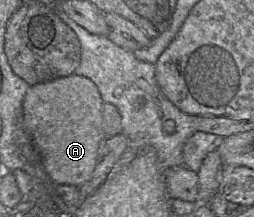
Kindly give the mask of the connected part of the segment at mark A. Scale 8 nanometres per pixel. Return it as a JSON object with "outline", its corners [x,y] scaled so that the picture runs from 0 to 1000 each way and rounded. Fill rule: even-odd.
{"outline":[[[280,341],[114,406],[87,475],[87,581],[122,627],[150,691],[173,788],[220,848],[315,862],[346,834],[374,779],[386,696],[413,641],[406,599],[406,461],[374,382],[343,355]]]}

